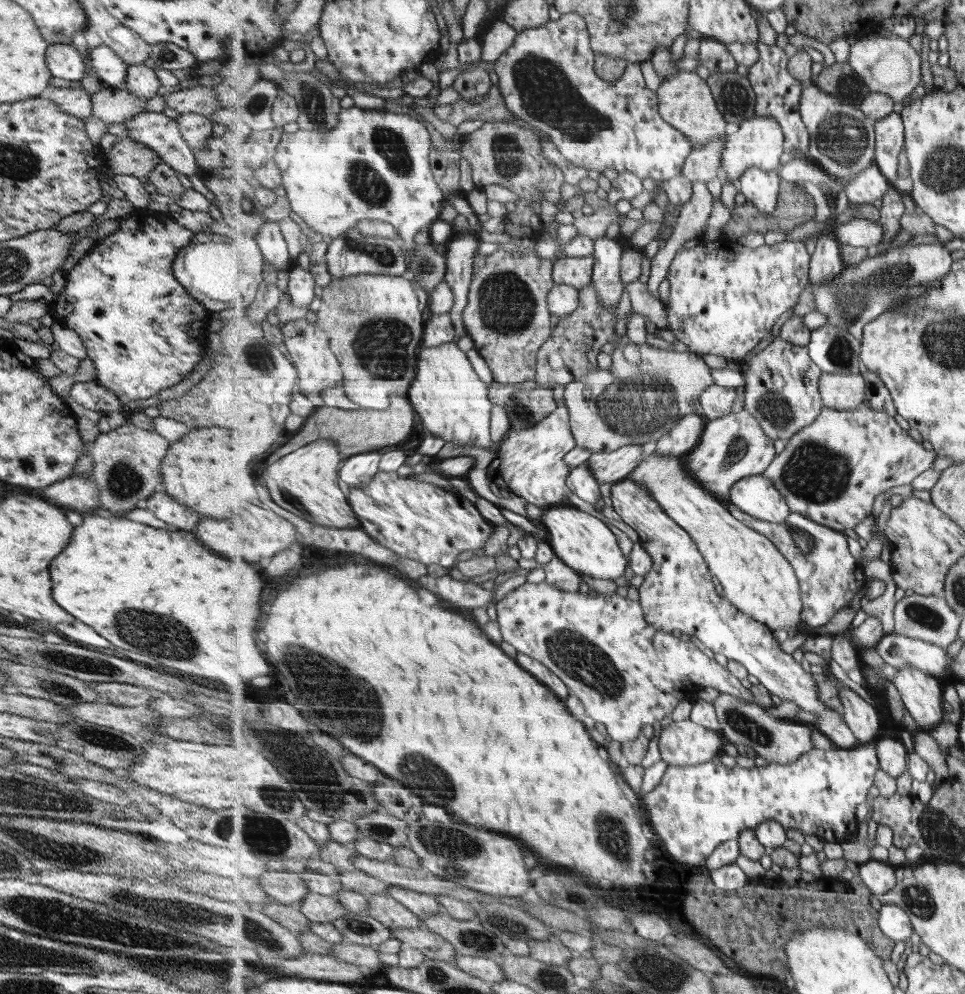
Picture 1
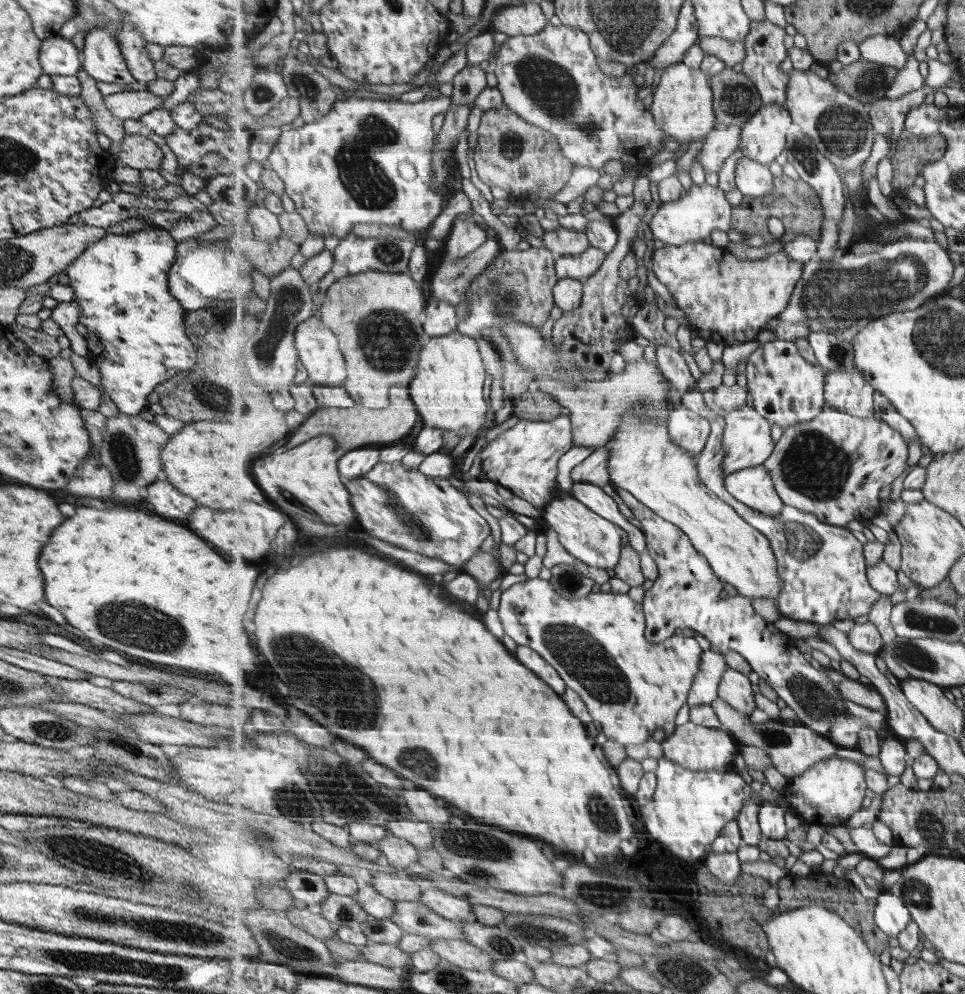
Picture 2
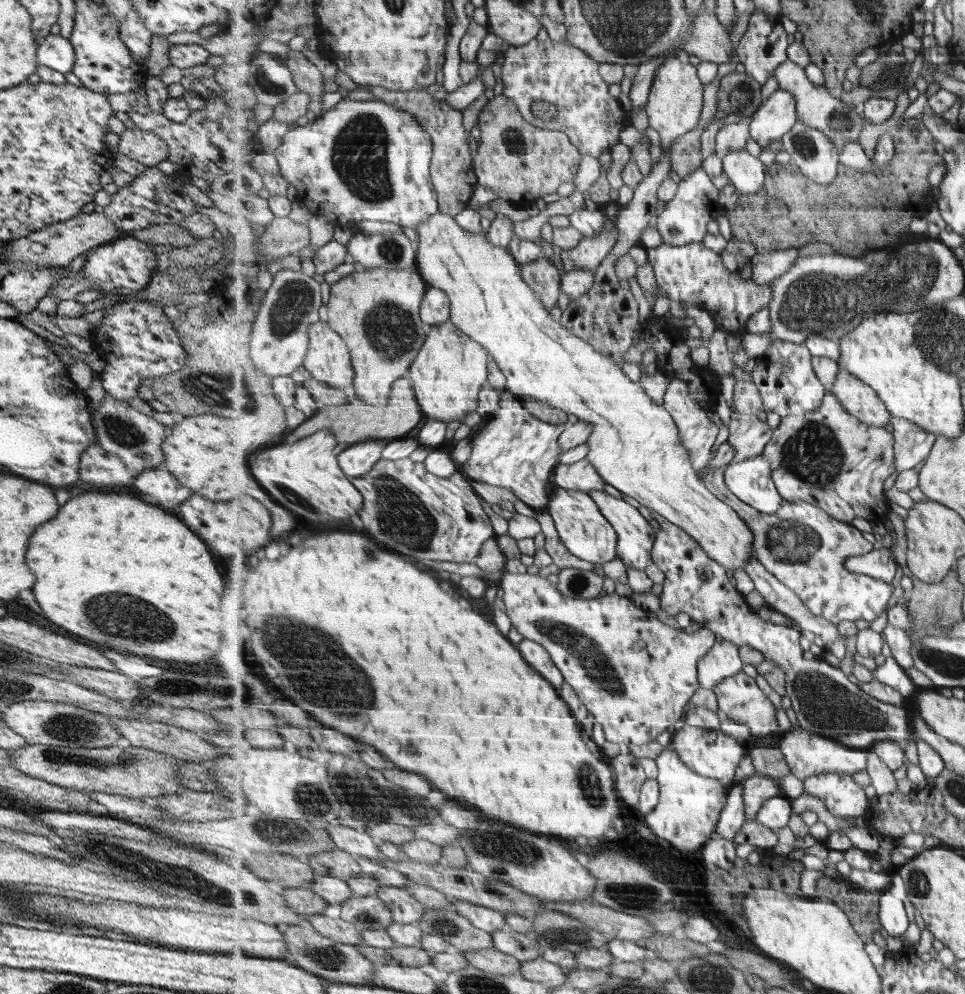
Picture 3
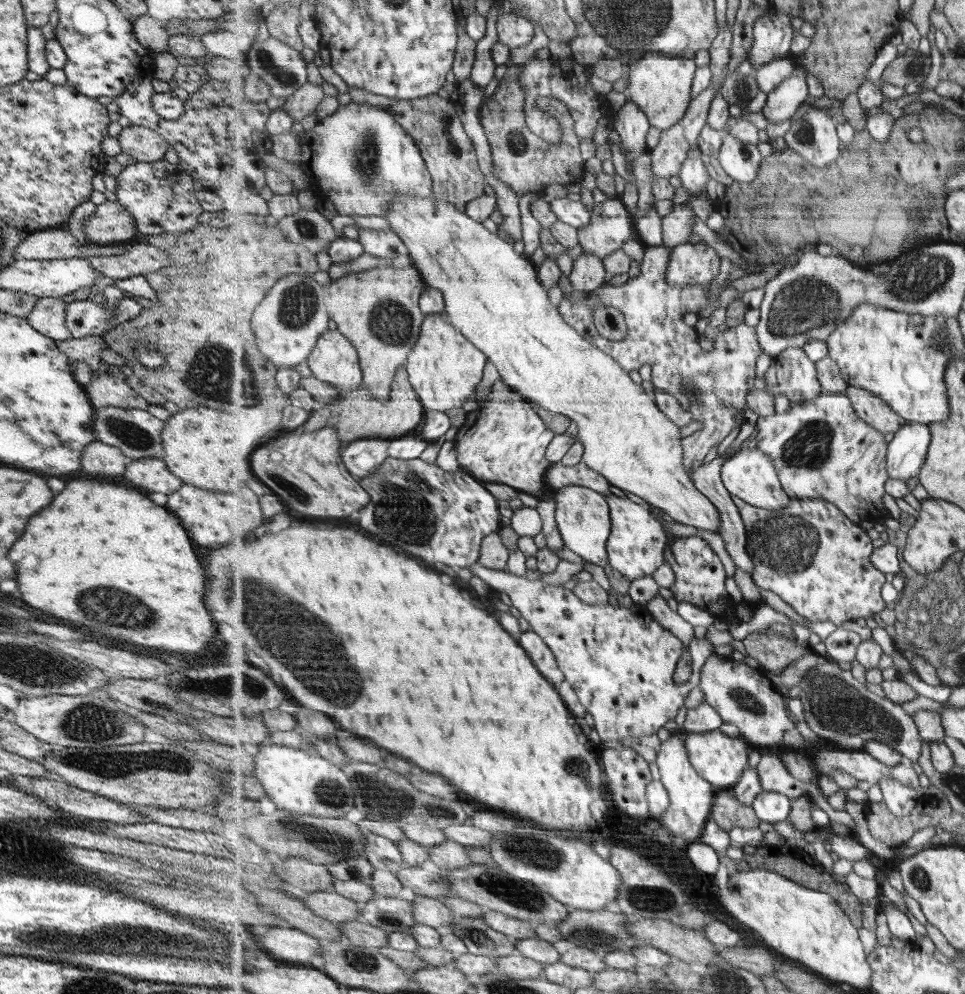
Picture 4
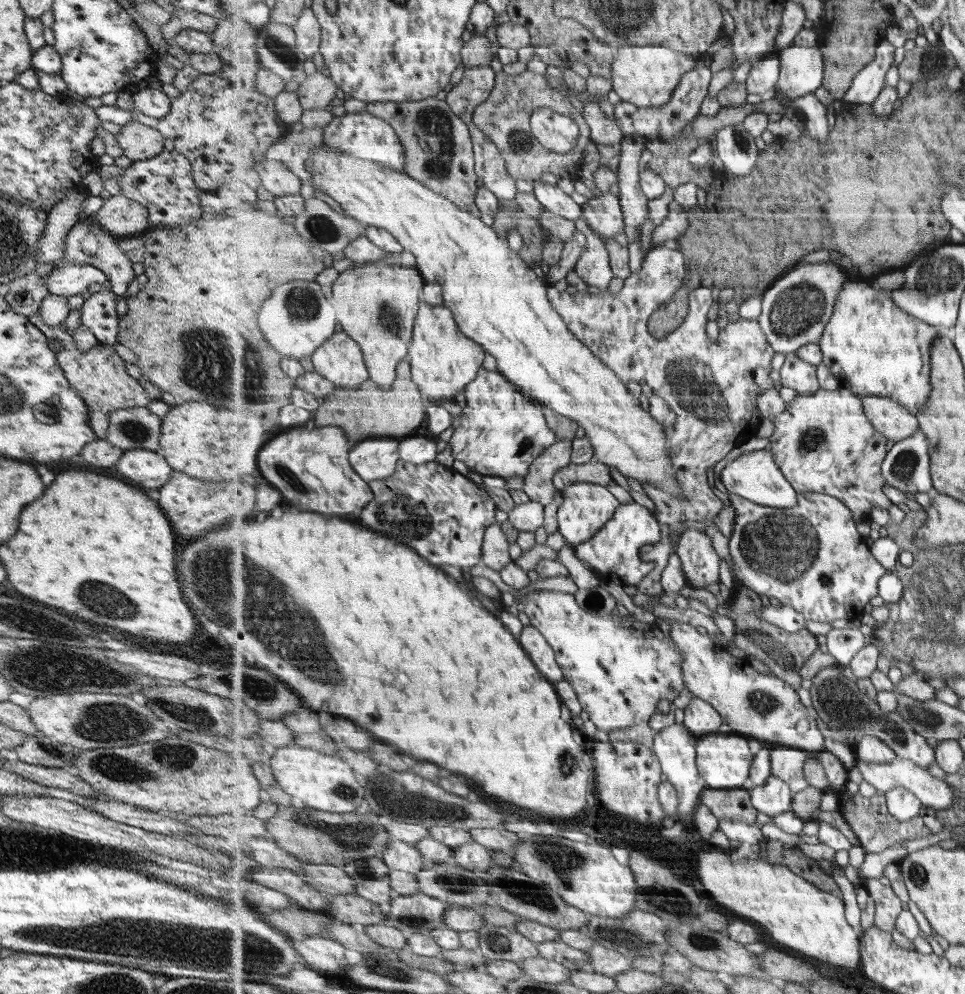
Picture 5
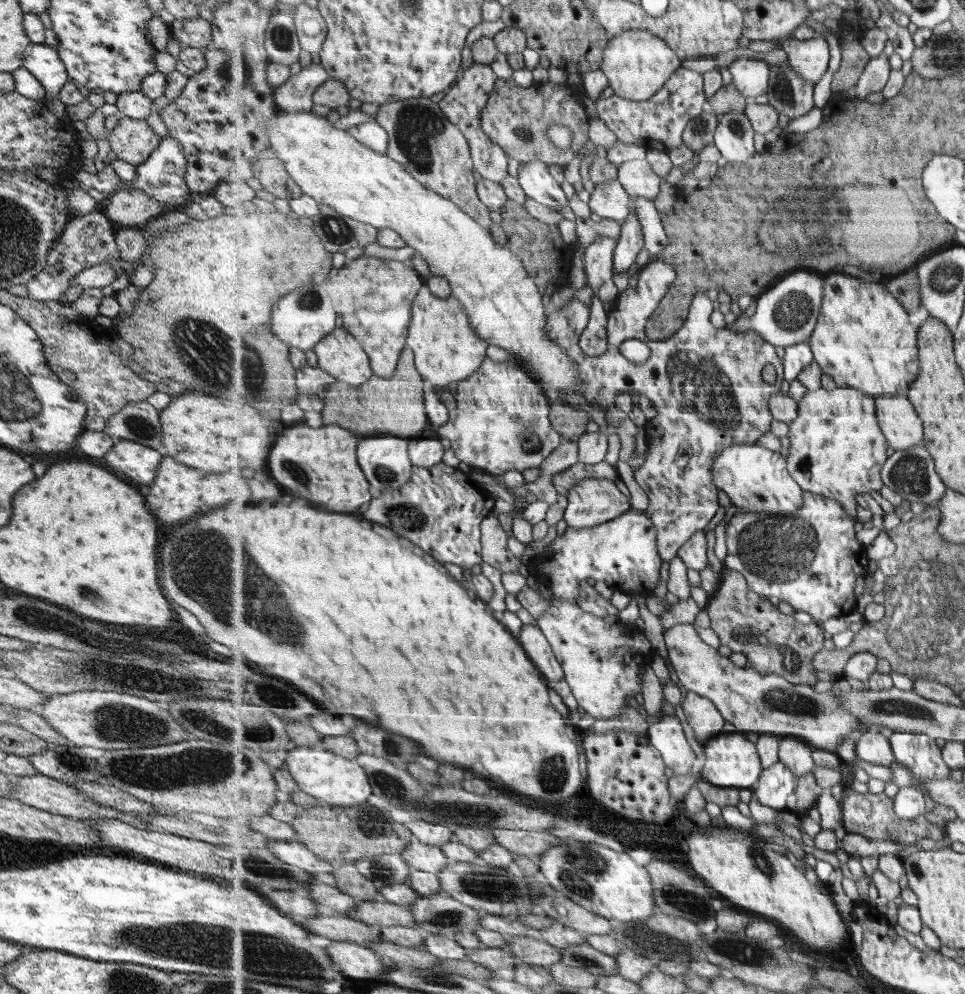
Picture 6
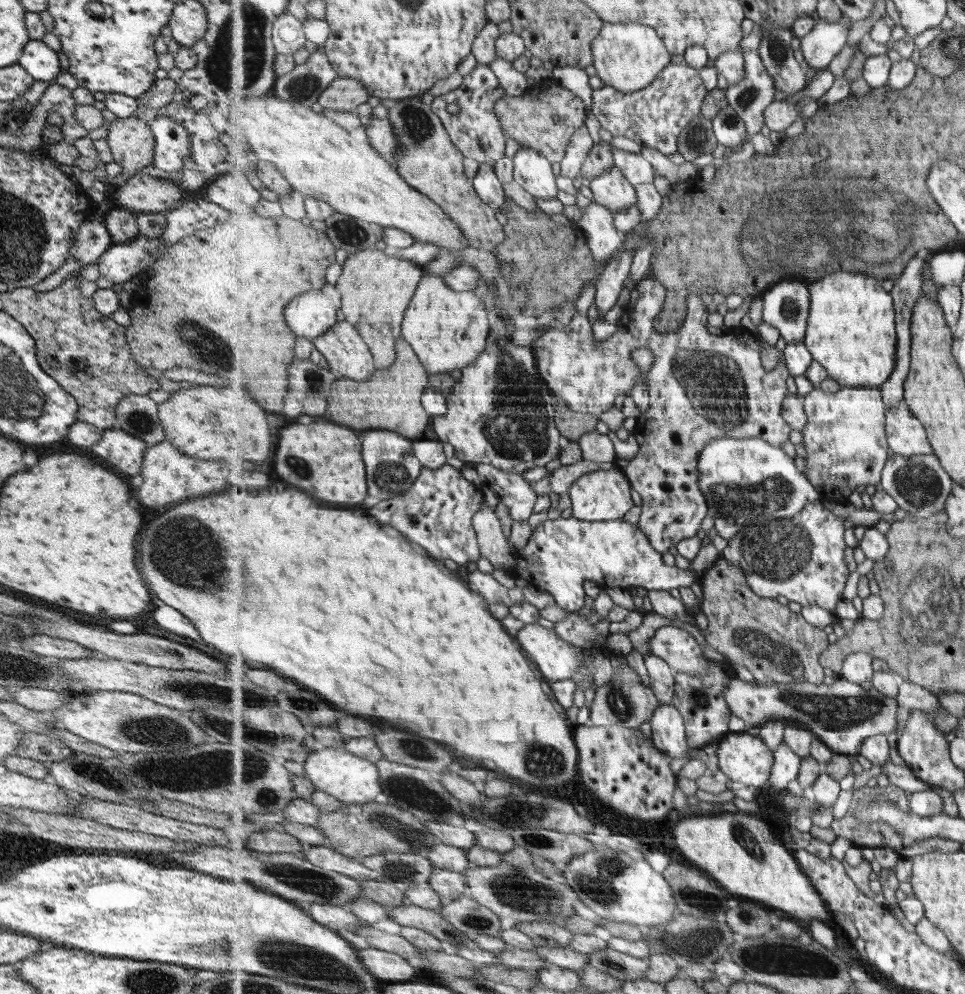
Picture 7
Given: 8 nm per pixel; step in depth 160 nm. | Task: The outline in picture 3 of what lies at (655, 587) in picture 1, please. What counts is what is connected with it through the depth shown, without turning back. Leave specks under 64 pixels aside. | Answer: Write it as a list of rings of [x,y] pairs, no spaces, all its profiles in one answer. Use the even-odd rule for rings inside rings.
[[[651,511],[651,515],[659,522],[659,531],[656,532],[652,557],[654,564],[666,574],[660,595],[661,612],[671,614],[674,617],[680,612],[685,613],[691,616],[700,627],[713,630],[717,636],[721,636],[723,641],[734,642],[738,647],[751,645],[754,649],[761,651],[766,656],[766,660],[773,660],[777,667],[785,669],[788,684],[786,696],[791,699],[791,707],[795,710],[801,728],[819,734],[822,737],[833,739],[853,749],[862,750],[868,750],[879,741],[893,741],[905,747],[907,742],[914,740],[915,734],[910,723],[912,720],[905,708],[901,707],[901,705],[897,706],[883,702],[873,695],[868,695],[859,684],[853,684],[843,670],[840,670],[839,667],[831,666],[829,662],[818,661],[815,658],[806,660],[803,657],[803,648],[799,644],[799,638],[801,638],[799,630],[794,630],[787,625],[777,625],[761,620],[749,608],[749,604],[745,602],[745,595],[738,592],[737,588],[731,584],[728,570],[720,562],[714,561],[707,554],[704,547],[700,545],[700,542],[696,542],[692,534],[673,524],[662,514]]]

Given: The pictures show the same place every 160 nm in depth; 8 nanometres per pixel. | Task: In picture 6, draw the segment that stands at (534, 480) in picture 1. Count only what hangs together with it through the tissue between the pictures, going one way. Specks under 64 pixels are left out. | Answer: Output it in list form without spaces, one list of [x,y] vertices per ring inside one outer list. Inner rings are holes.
[[[486,357],[477,373],[458,382],[458,406],[450,411],[449,422],[436,430],[440,438],[447,438],[451,442],[451,448],[459,462],[465,462],[475,471],[503,475],[509,471],[523,472],[529,468],[541,467],[545,458],[549,458],[559,448],[562,434],[552,425],[549,406],[552,402],[539,382],[527,372],[523,364],[513,357],[505,362],[497,362]]]

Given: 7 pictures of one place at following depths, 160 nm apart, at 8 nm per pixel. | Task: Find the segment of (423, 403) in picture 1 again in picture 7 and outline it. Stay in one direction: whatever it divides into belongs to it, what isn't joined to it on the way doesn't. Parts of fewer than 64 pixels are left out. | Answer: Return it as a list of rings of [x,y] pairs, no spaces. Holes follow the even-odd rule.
[[[425,271],[403,322],[402,339],[411,344],[429,374],[449,373],[477,362],[489,344],[489,314],[475,291],[449,288],[444,275]]]

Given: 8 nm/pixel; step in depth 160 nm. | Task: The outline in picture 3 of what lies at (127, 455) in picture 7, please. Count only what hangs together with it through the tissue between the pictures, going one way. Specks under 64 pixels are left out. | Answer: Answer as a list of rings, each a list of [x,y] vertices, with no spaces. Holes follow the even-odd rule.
[[[155,467],[142,470],[135,478],[131,478],[130,484],[143,496],[153,496],[161,508],[169,510],[191,494],[187,488],[179,486],[167,470]]]

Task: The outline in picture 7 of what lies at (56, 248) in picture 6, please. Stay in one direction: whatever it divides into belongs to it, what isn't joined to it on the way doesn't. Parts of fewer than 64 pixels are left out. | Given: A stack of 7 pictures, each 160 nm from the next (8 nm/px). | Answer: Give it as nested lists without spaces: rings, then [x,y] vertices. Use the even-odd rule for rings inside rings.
[[[87,218],[77,229],[76,237],[68,250],[68,258],[79,258],[80,268],[96,262],[101,253],[111,244],[110,234],[102,222]]]

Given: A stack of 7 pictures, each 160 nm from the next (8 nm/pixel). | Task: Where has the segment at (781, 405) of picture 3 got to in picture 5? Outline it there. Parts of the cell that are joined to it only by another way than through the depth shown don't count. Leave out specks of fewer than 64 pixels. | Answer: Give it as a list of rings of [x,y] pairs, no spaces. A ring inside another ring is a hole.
[[[796,353],[789,354],[779,372],[781,384],[793,388],[797,396],[813,396],[821,390],[817,370],[817,366],[805,362]]]

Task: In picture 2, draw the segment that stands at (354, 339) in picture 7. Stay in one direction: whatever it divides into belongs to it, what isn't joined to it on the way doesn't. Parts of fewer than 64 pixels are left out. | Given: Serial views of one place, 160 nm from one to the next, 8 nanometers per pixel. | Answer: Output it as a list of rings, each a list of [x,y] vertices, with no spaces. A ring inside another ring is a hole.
[[[311,317],[297,327],[295,334],[295,348],[299,352],[299,358],[303,367],[307,370],[307,383],[313,386],[343,386],[347,380],[348,364],[343,356],[343,347],[338,336],[334,334],[322,319]]]

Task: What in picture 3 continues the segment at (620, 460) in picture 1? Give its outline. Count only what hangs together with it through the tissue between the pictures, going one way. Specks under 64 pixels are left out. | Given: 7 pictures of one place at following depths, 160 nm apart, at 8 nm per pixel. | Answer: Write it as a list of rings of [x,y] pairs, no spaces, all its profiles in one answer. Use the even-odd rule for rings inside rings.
[[[587,458],[575,462],[575,464],[560,464],[556,468],[553,479],[558,487],[584,493],[589,493],[592,490],[603,491],[605,483],[607,483]]]

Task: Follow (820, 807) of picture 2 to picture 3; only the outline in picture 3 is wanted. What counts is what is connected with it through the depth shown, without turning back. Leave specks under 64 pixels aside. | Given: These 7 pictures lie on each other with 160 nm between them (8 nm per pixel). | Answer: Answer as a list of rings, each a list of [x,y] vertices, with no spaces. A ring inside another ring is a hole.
[[[826,772],[817,776],[806,778],[803,781],[805,793],[813,794],[820,798],[821,802],[827,806],[827,810],[835,817],[855,818],[863,817],[868,811],[867,796],[865,796],[865,787],[861,786],[853,774],[841,772]]]

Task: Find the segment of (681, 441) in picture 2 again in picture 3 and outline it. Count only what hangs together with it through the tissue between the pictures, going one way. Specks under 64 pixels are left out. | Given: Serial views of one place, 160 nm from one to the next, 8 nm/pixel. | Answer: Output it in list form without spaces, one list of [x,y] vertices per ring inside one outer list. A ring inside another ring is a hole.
[[[674,379],[670,383],[664,407],[677,423],[681,440],[691,454],[697,473],[701,474],[715,454],[720,426],[691,399],[686,382]]]

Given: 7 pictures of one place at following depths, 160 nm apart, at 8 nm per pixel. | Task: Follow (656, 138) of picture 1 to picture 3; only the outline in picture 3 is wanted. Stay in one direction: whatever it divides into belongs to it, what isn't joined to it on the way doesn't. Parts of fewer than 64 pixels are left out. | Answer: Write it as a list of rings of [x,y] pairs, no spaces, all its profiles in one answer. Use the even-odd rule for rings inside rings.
[[[567,37],[562,43],[547,38],[541,43],[538,43],[535,39],[523,46],[508,45],[502,55],[501,65],[504,84],[503,94],[517,103],[524,117],[535,127],[548,124],[547,129],[567,134],[583,156],[591,155],[599,158],[605,150],[610,152],[611,146],[621,142],[619,140],[621,132],[631,126],[629,111],[623,110],[619,99],[611,96],[609,83],[605,82],[605,79],[601,76],[601,64],[596,59],[591,58],[584,50],[581,50],[580,47],[573,46]],[[539,100],[547,101],[556,106],[559,113],[553,121],[543,121],[533,114],[531,106]]]

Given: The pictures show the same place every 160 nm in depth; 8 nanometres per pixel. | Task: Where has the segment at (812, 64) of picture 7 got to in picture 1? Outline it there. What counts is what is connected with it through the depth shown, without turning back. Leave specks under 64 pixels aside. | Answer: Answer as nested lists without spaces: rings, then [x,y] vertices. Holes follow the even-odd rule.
[[[756,114],[750,120],[739,126],[739,130],[726,138],[724,163],[721,176],[723,179],[739,180],[749,167],[759,167],[766,171],[777,171],[780,168],[783,151],[787,151],[788,144],[783,128],[773,117]]]

